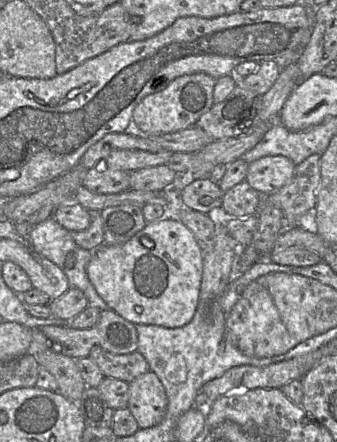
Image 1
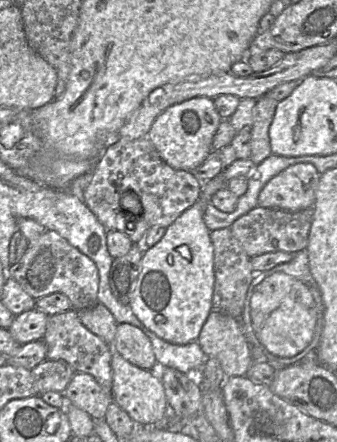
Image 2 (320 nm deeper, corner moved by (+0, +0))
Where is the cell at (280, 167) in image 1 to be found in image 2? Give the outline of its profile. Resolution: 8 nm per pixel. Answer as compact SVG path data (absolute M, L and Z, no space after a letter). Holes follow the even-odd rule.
M312 164L291 165L265 184L258 196L258 206L289 212L312 208L319 179Z

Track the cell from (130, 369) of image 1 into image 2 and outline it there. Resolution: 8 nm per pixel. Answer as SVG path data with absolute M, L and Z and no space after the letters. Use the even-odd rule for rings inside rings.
M70 309L48 316L46 331L42 340L47 348L46 360L62 360L69 364L76 373L90 374L105 390L111 392L112 347L82 324L77 310Z

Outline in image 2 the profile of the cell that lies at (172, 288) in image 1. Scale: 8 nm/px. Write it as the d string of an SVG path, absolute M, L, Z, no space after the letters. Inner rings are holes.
M220 173L203 183L199 199L166 228L164 236L150 248L145 248L140 263L140 272L131 296L129 307L138 320L159 338L176 345L197 342L207 317L213 310L214 254L210 231L203 221L203 214L212 196L227 187Z

